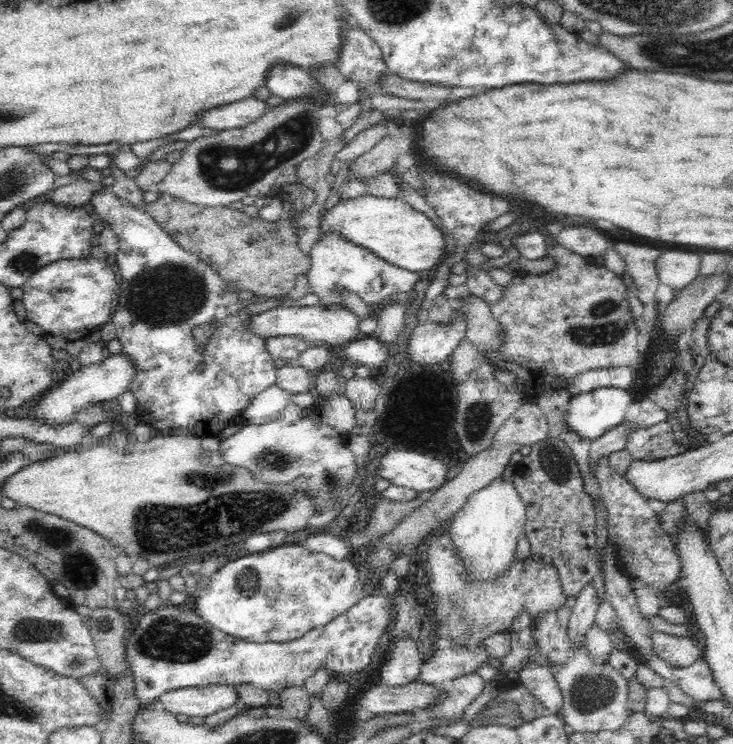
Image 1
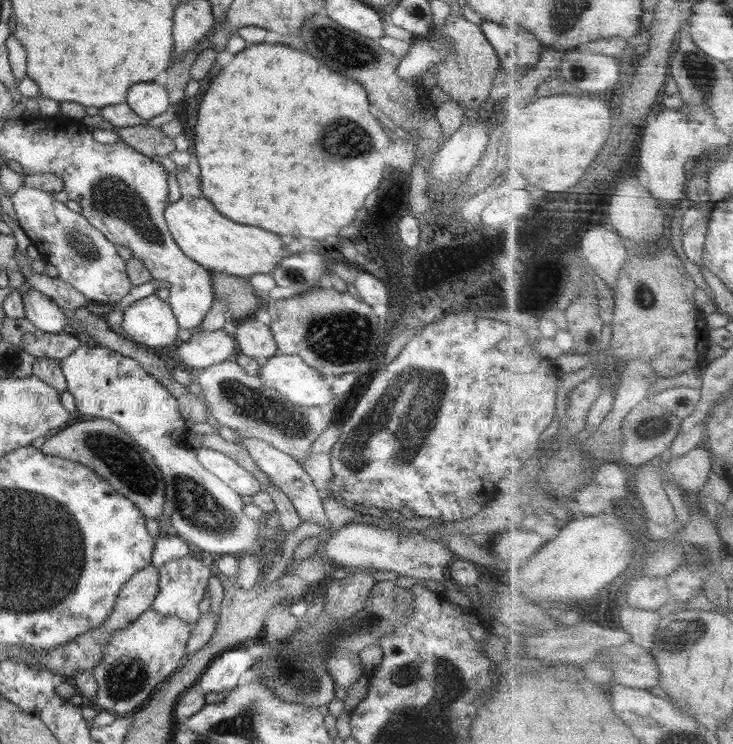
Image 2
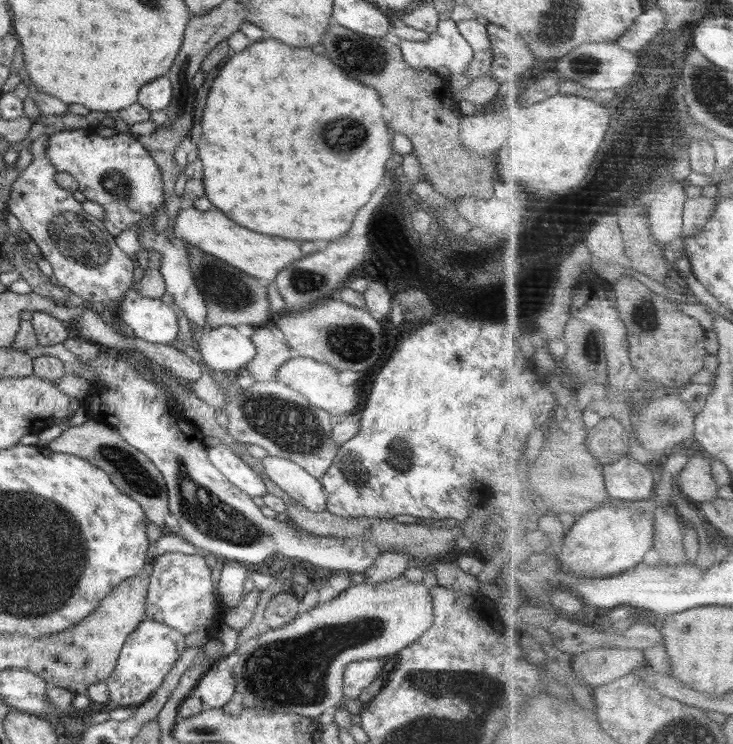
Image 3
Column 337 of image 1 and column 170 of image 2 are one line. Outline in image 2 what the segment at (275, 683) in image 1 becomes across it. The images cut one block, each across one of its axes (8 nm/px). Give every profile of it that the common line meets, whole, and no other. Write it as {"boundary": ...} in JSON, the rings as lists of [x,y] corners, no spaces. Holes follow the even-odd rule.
{"boundary":[[[151,608],[136,617],[134,622],[130,622],[128,626],[124,626],[122,630],[114,630],[112,638],[108,638],[106,646],[104,646],[104,656],[100,658],[100,664],[94,666],[91,670],[98,683],[98,692],[92,700],[110,713],[117,716],[128,714],[134,710],[136,706],[140,706],[148,696],[151,696],[156,689],[166,682],[174,673],[176,673],[183,663],[184,655],[186,655],[186,645],[190,638],[193,626],[180,620],[176,616],[164,616],[158,614],[156,610]]]}

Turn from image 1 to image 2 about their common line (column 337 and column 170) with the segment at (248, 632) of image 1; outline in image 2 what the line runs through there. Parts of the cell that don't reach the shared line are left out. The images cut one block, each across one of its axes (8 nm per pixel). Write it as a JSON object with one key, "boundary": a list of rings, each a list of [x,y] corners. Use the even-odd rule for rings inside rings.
{"boundary":[[[188,554],[182,558],[165,562],[164,565],[158,567],[159,591],[152,603],[152,610],[156,610],[158,614],[164,614],[164,616],[176,616],[191,626],[194,625],[194,622],[201,616],[198,606],[206,592],[208,578],[212,576],[212,572],[208,570],[209,564],[202,562],[202,556],[193,557]]]}

